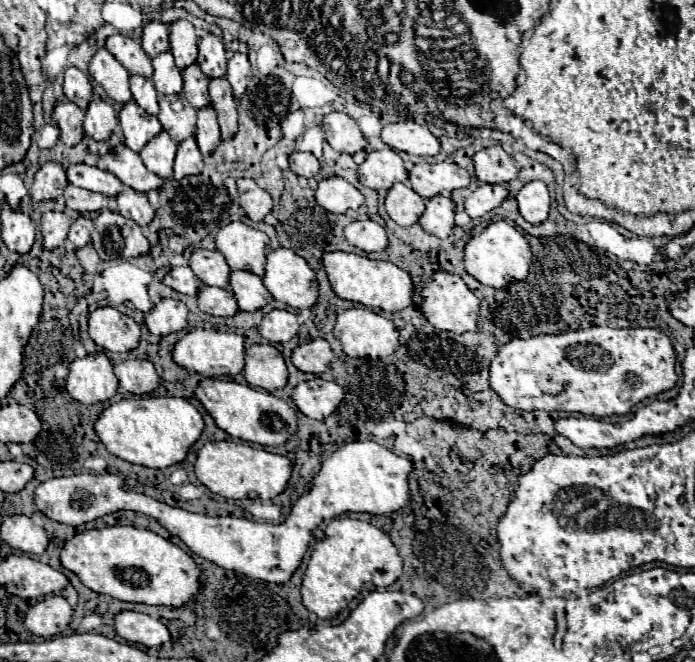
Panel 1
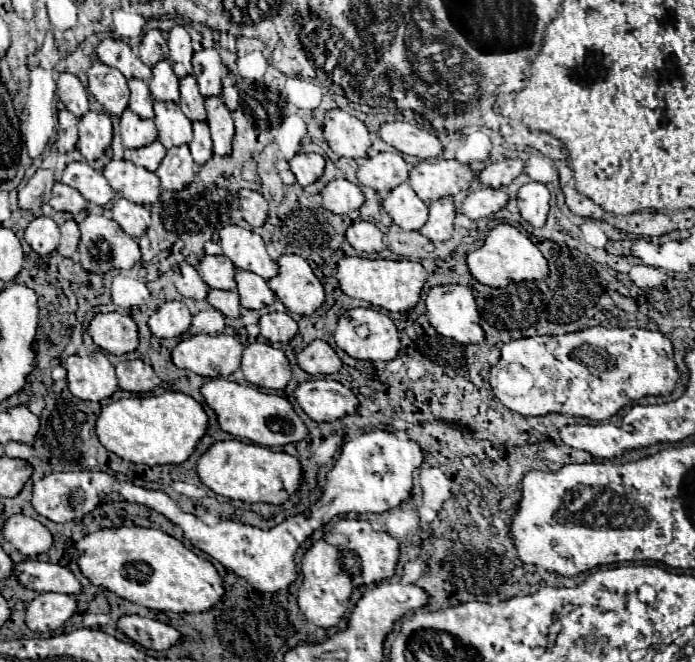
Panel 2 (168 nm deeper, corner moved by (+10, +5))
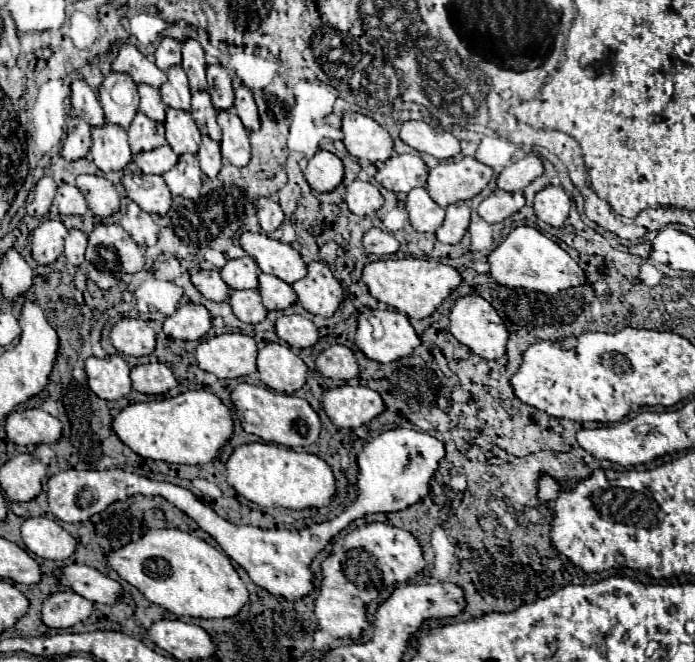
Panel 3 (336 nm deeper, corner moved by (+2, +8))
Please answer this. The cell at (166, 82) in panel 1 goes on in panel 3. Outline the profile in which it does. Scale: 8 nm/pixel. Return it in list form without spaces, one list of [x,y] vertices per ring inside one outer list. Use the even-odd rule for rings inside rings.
[[[174,66],[168,70],[168,82],[160,88],[162,102],[170,108],[178,110],[190,110],[190,88],[186,72],[180,66]]]

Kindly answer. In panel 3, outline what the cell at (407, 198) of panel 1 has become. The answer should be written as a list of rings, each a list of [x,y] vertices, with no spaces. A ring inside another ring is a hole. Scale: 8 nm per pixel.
[[[414,188],[406,196],[406,210],[410,214],[410,224],[418,232],[436,232],[444,222],[444,208],[440,208],[428,194],[426,188]]]

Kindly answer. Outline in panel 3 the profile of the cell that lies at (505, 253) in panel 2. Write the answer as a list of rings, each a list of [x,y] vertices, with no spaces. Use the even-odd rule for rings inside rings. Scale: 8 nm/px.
[[[518,226],[514,228],[504,242],[488,256],[490,262],[490,274],[494,280],[508,288],[524,288],[532,292],[544,292],[544,294],[556,294],[560,290],[578,288],[586,282],[586,274],[580,268],[580,264],[562,250],[554,240],[544,236],[540,230],[532,226]]]

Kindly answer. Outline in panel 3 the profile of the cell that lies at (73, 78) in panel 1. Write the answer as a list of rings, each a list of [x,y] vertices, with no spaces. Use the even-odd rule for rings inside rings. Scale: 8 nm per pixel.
[[[76,80],[72,84],[72,108],[74,112],[84,118],[90,126],[104,126],[104,112],[102,106],[96,98],[96,94],[92,92],[92,88],[84,82],[84,80]]]

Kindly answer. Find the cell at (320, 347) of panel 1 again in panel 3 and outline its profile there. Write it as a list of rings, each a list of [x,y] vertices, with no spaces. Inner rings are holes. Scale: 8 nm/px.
[[[334,344],[328,350],[324,350],[318,356],[316,366],[318,366],[318,372],[322,376],[332,378],[332,380],[346,382],[346,380],[352,380],[360,374],[360,366],[358,366],[354,352],[346,346],[340,346],[340,344]]]

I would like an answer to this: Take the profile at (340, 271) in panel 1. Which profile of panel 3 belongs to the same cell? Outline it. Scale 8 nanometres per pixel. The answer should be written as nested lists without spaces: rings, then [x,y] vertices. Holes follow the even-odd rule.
[[[388,258],[368,264],[362,272],[362,280],[370,288],[370,294],[380,302],[408,314],[410,318],[428,318],[434,310],[462,284],[462,276],[456,268],[428,258]]]

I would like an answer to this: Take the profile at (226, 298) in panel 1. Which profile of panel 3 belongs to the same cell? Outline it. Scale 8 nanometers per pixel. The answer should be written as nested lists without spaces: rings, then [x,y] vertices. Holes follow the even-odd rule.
[[[234,290],[230,294],[228,304],[232,306],[234,314],[242,320],[242,322],[250,322],[250,324],[258,324],[266,318],[268,310],[262,306],[262,298],[256,290]]]

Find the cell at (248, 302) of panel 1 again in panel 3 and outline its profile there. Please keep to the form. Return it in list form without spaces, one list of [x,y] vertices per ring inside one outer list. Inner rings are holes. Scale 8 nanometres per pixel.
[[[260,274],[258,280],[260,280],[258,292],[262,296],[262,304],[268,310],[286,310],[298,300],[292,286],[282,282],[280,278],[274,278],[272,274]]]

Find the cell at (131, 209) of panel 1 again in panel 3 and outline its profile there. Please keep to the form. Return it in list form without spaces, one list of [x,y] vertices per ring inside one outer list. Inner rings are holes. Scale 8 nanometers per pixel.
[[[136,202],[128,204],[128,210],[126,210],[120,226],[134,238],[134,242],[138,246],[146,248],[146,246],[154,246],[156,244],[158,226],[156,226],[156,222],[152,220],[150,214],[140,210],[140,206]]]

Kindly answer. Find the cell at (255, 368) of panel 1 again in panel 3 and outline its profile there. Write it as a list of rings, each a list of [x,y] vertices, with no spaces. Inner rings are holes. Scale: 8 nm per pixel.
[[[268,342],[258,352],[258,372],[268,388],[284,394],[294,394],[308,380],[308,366],[302,358],[278,342]]]

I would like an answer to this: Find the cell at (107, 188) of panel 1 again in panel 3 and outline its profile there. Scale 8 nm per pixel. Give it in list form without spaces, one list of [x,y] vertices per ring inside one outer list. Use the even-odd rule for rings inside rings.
[[[84,174],[84,176],[76,178],[76,186],[82,192],[82,196],[86,198],[86,204],[94,212],[96,220],[106,220],[118,212],[120,192],[106,178]]]

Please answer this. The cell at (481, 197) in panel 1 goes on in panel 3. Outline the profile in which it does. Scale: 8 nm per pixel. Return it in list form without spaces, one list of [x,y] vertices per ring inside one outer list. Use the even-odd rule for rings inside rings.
[[[496,190],[492,196],[488,196],[480,206],[478,206],[478,214],[490,222],[490,224],[498,224],[502,220],[506,220],[508,216],[512,216],[514,212],[518,212],[524,206],[524,196],[522,192],[502,192]]]

